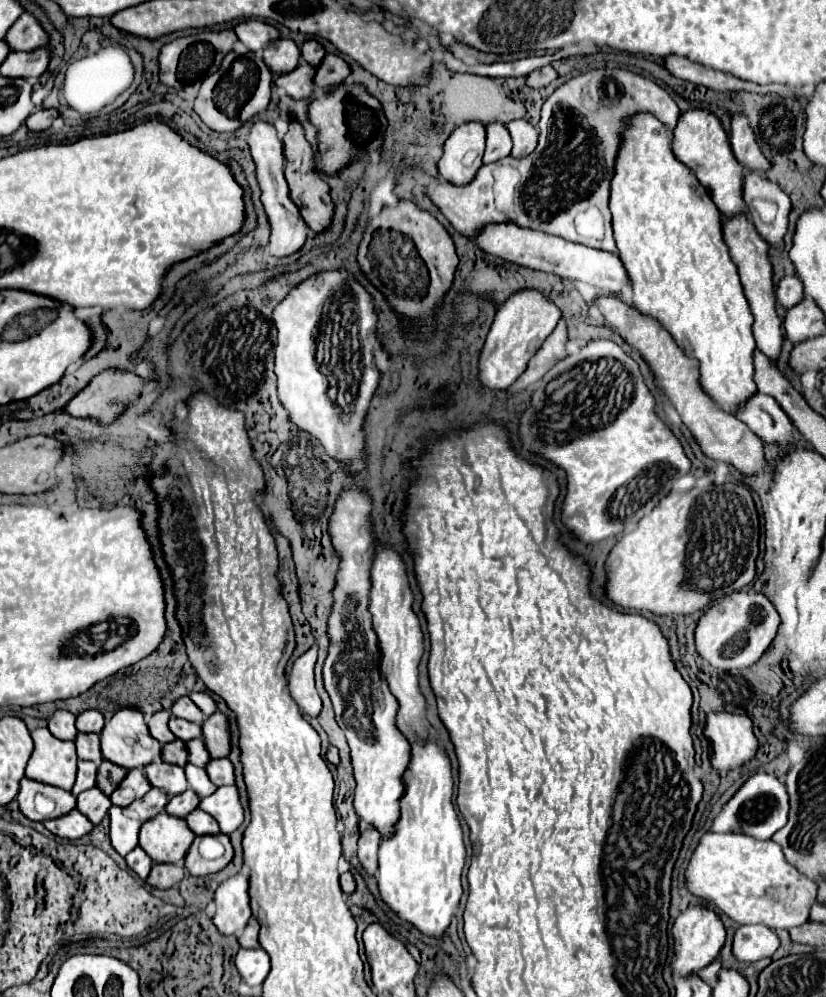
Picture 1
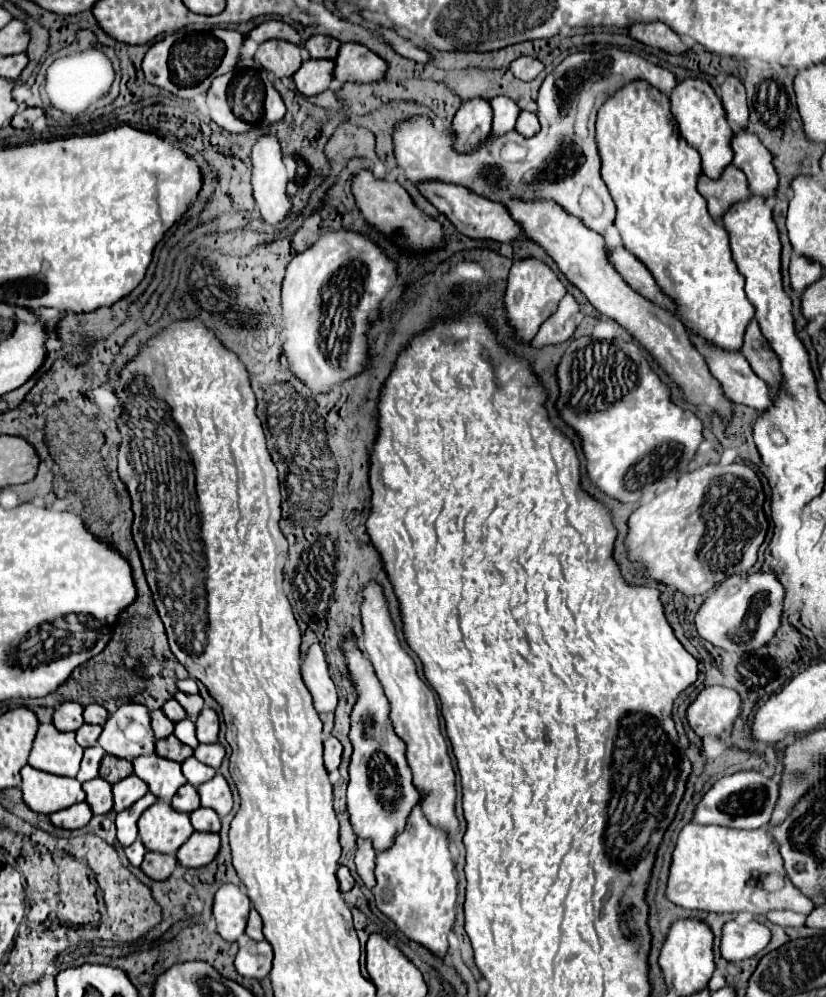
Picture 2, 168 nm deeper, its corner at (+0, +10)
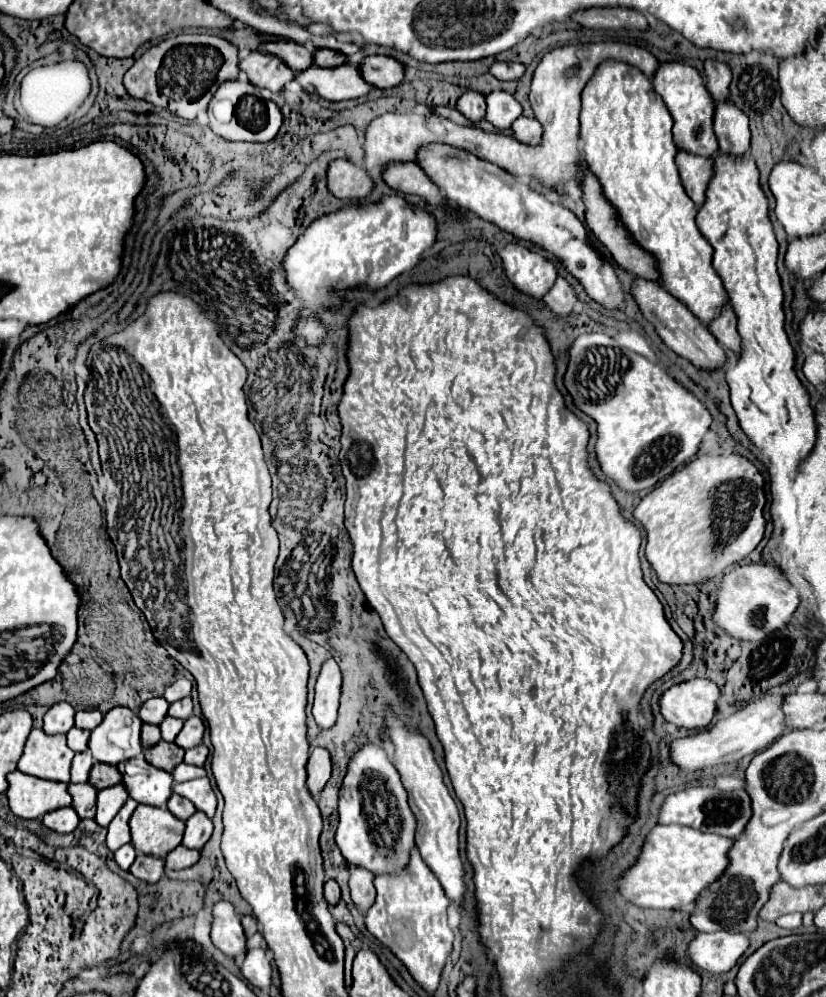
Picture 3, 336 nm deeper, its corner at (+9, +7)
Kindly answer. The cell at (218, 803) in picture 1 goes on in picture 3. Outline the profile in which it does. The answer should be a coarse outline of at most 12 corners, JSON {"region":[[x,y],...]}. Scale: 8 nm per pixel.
{"region":[[207,777],[173,783],[173,793],[189,799],[207,817],[217,797]]}

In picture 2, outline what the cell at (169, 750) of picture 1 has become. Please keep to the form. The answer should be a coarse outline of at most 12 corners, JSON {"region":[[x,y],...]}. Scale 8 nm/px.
{"region":[[176,736],[156,740],[156,754],[184,762],[194,754]]}

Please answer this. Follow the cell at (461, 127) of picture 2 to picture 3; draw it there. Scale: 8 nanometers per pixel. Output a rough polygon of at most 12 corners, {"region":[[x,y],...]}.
{"region":[[467,91],[457,109],[469,121],[485,117],[485,95]]}

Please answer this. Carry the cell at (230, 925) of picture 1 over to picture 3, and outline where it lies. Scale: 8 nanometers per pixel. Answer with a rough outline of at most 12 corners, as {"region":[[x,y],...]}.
{"region":[[229,901],[213,907],[213,945],[227,957],[247,951],[247,937]]}

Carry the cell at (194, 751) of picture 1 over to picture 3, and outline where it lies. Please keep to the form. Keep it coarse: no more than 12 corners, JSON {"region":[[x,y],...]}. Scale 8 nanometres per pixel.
{"region":[[165,717],[159,725],[161,737],[173,741],[183,721]]}

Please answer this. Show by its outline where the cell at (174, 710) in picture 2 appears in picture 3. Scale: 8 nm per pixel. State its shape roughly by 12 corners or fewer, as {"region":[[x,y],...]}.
{"region":[[163,697],[147,699],[139,707],[143,723],[159,725],[169,703]]}

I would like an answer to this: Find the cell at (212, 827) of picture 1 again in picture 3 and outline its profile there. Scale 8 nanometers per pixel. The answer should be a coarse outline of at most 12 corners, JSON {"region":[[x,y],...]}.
{"region":[[205,813],[187,819],[183,845],[201,851],[213,833]]}

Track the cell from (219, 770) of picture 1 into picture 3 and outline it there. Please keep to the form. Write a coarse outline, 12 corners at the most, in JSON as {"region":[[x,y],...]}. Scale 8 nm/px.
{"region":[[199,743],[185,751],[185,763],[203,767],[207,747]]}

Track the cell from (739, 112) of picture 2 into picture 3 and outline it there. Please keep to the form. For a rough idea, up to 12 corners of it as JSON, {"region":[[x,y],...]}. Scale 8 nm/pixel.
{"region":[[707,59],[705,81],[715,101],[729,97],[731,71]]}

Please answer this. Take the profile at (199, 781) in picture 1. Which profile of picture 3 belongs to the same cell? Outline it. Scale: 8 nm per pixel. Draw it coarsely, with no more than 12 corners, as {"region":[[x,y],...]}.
{"region":[[177,765],[173,779],[177,783],[205,775],[203,767]]}

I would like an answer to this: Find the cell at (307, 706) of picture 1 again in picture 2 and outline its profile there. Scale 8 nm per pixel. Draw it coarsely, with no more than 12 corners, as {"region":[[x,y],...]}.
{"region":[[312,644],[300,674],[318,712],[334,712],[338,694],[320,644]]}

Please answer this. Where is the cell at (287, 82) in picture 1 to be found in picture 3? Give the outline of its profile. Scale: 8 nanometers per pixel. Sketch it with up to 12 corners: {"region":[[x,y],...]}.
{"region":[[359,63],[309,67],[297,81],[327,101],[357,99],[373,85]]}

